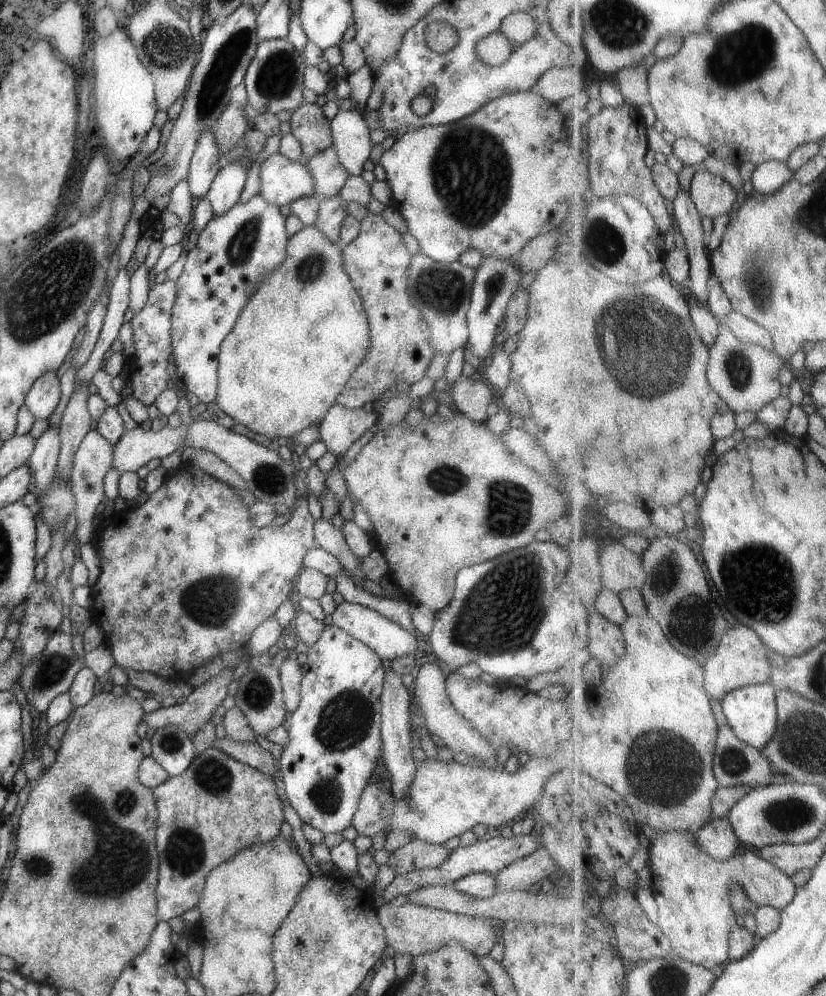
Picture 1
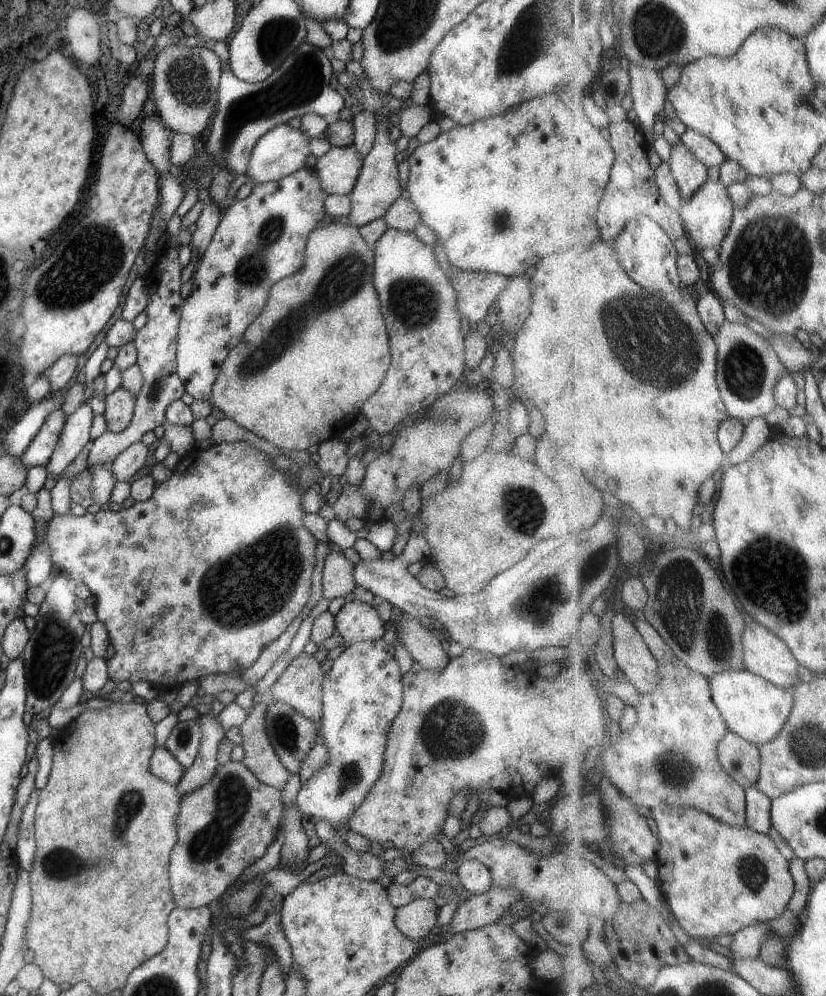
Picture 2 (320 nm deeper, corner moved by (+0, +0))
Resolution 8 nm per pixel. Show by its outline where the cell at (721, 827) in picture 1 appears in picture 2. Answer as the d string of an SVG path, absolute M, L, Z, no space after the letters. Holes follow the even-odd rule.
M755 787L746 789L747 824L757 832L769 834L772 830L772 799Z

